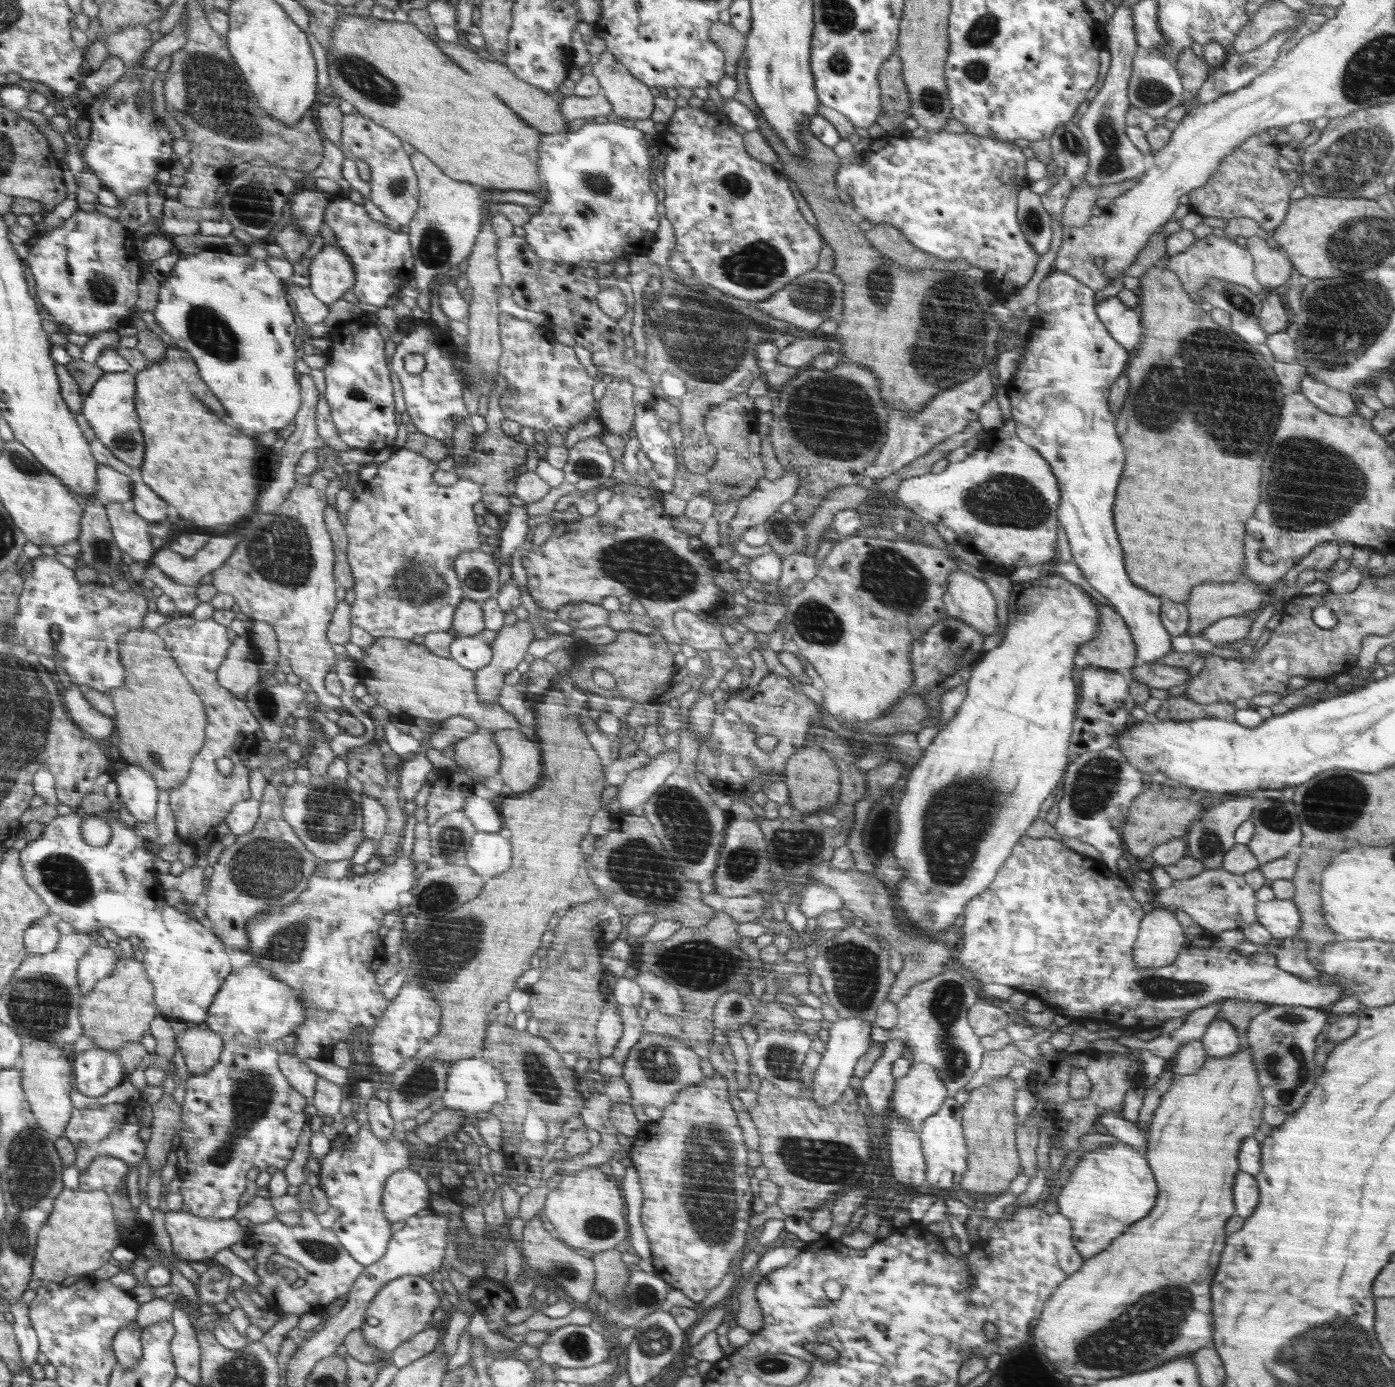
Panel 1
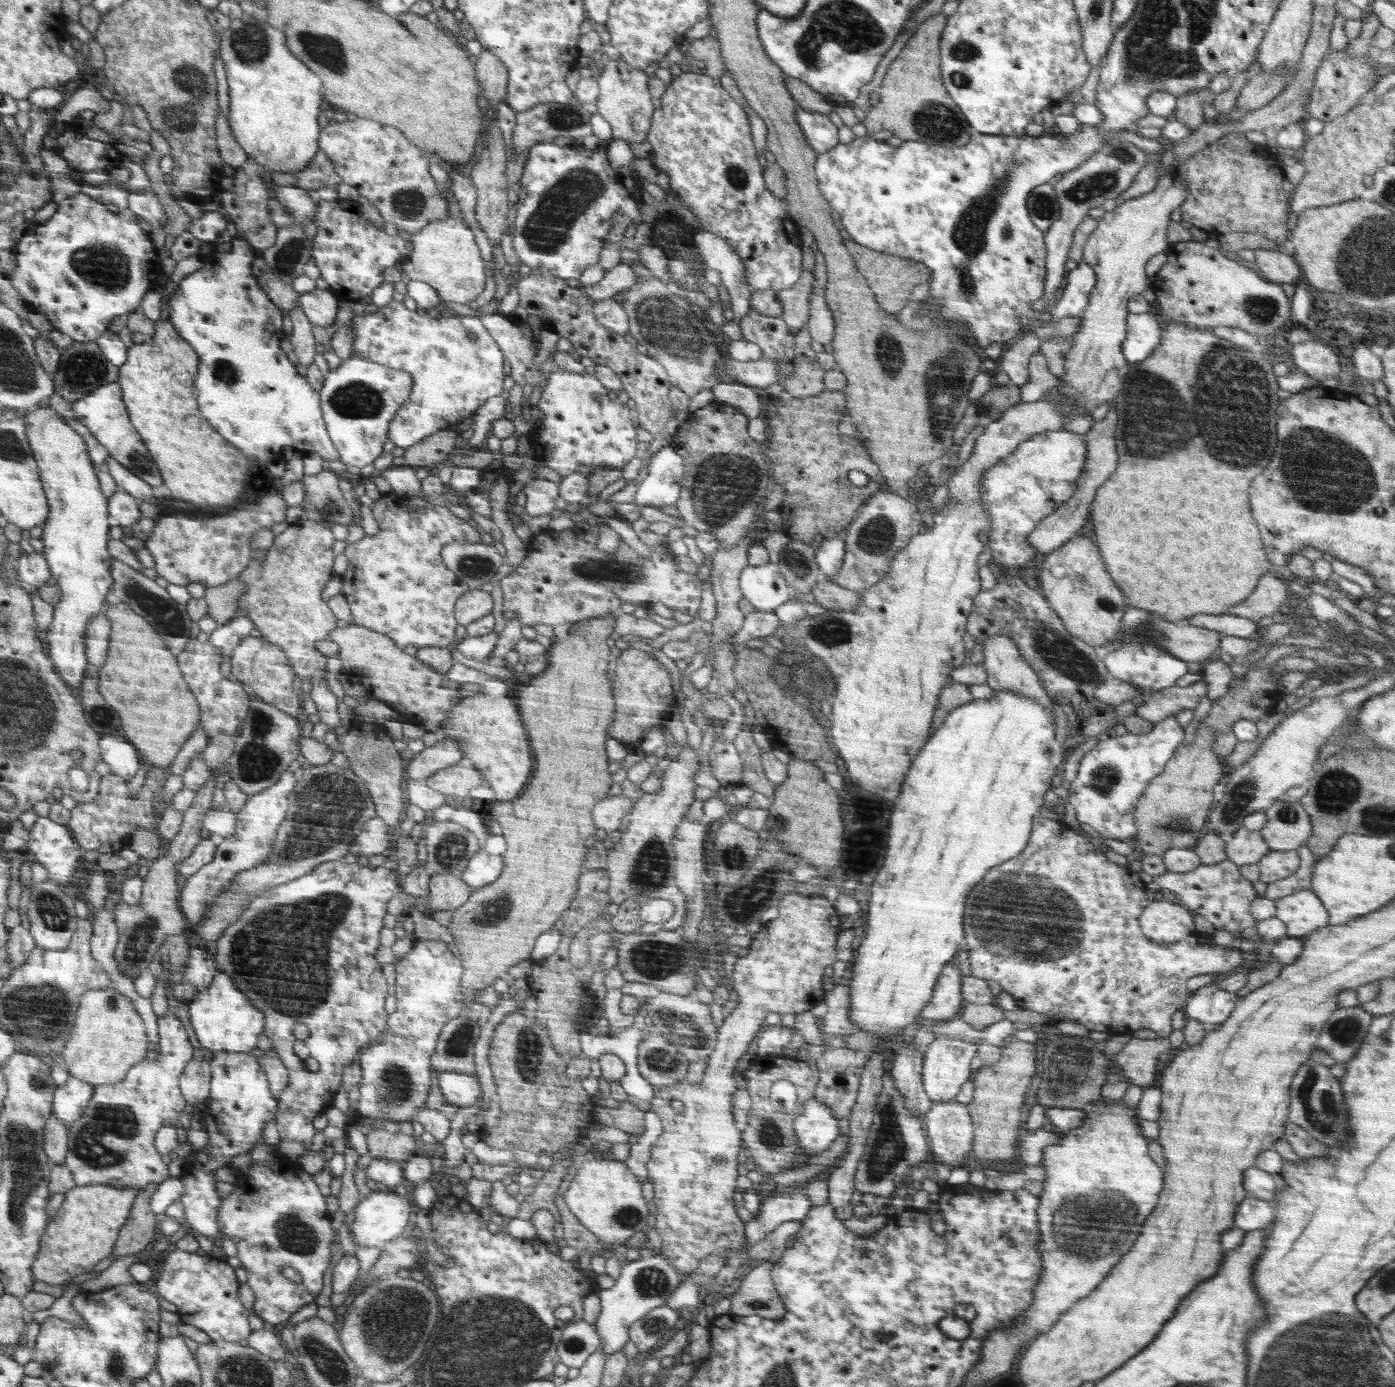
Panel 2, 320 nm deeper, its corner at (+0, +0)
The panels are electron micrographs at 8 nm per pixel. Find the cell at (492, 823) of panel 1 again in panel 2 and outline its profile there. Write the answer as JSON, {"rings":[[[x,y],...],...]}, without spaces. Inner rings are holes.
{"rings":[[[447,802],[440,808],[432,810],[429,814],[431,814],[433,822],[450,821],[465,826],[475,836],[478,836],[480,846],[484,846],[484,842],[488,838],[488,832],[484,830],[482,815],[473,808],[468,808],[465,804],[450,804],[450,802]]]}

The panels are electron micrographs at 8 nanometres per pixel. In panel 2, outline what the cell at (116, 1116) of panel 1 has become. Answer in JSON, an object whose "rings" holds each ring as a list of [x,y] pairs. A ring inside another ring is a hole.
{"rings":[[[182,983],[182,984],[178,984],[178,985],[174,985],[174,996],[175,996],[175,997],[176,997],[176,998],[177,998],[177,1000],[178,1000],[178,1001],[179,1001],[179,1002],[180,1002],[180,1003],[181,1003],[181,1005],[182,1005],[182,1009],[181,1009],[181,1011],[177,1011],[177,1012],[176,1012],[176,1011],[173,1011],[173,1012],[172,1012],[172,1011],[171,1011],[171,1012],[170,1012],[170,1014],[168,1014],[168,1015],[167,1015],[167,1016],[164,1016],[164,1017],[160,1017],[160,1018],[159,1018],[159,1028],[160,1028],[160,1042],[159,1042],[159,1044],[160,1044],[160,1049],[161,1049],[161,1052],[160,1052],[160,1054],[161,1054],[161,1055],[160,1055],[160,1056],[161,1056],[161,1057],[160,1057],[160,1058],[158,1058],[158,1059],[156,1059],[156,1058],[154,1058],[154,1057],[153,1057],[153,1056],[152,1056],[152,1055],[151,1055],[151,1056],[150,1056],[150,1057],[148,1057],[148,1058],[147,1058],[147,1059],[145,1059],[145,1060],[144,1060],[144,1061],[143,1061],[143,1062],[142,1062],[142,1063],[140,1063],[140,1064],[136,1064],[136,1066],[134,1066],[134,1068],[132,1068],[132,1071],[131,1071],[131,1072],[130,1072],[130,1075],[129,1075],[129,1076],[128,1076],[128,1077],[126,1077],[126,1080],[124,1080],[124,1082],[122,1082],[122,1083],[120,1083],[120,1084],[110,1084],[110,1085],[103,1085],[103,1086],[100,1086],[100,1087],[98,1087],[98,1088],[97,1088],[97,1091],[96,1091],[96,1092],[95,1092],[95,1093],[94,1093],[94,1096],[93,1096],[93,1099],[92,1099],[92,1100],[91,1100],[91,1103],[90,1103],[90,1106],[88,1106],[88,1108],[87,1108],[87,1109],[86,1109],[86,1112],[85,1112],[85,1113],[84,1113],[84,1116],[83,1116],[83,1117],[82,1117],[82,1118],[81,1118],[81,1119],[80,1119],[80,1120],[79,1120],[79,1121],[78,1121],[78,1122],[74,1122],[74,1123],[73,1123],[73,1126],[72,1126],[72,1127],[71,1127],[71,1128],[70,1128],[70,1131],[71,1131],[71,1140],[70,1140],[70,1145],[71,1145],[71,1148],[70,1148],[70,1155],[68,1155],[68,1158],[67,1158],[67,1165],[68,1165],[68,1166],[69,1166],[69,1167],[70,1167],[70,1170],[72,1170],[72,1172],[74,1172],[74,1178],[75,1178],[75,1179],[76,1179],[76,1182],[77,1182],[77,1183],[78,1183],[78,1187],[79,1187],[79,1186],[88,1186],[88,1185],[91,1185],[91,1184],[107,1184],[107,1185],[110,1185],[110,1184],[112,1184],[112,1182],[114,1182],[114,1181],[115,1181],[115,1180],[122,1180],[122,1181],[123,1181],[123,1182],[124,1182],[124,1183],[125,1183],[125,1184],[126,1184],[126,1186],[128,1186],[128,1187],[132,1187],[132,1188],[143,1188],[143,1190],[144,1190],[144,1189],[147,1189],[147,1188],[148,1188],[148,1187],[149,1187],[149,1186],[150,1186],[150,1185],[151,1185],[151,1184],[152,1184],[152,1183],[156,1183],[156,1182],[158,1182],[158,1183],[161,1183],[161,1182],[164,1182],[164,1181],[165,1181],[165,1180],[168,1180],[168,1179],[169,1179],[169,1178],[170,1178],[170,1177],[171,1177],[171,1174],[170,1174],[170,1167],[169,1167],[169,1164],[166,1164],[166,1162],[164,1162],[164,1158],[162,1158],[162,1152],[159,1152],[159,1151],[158,1151],[158,1144],[156,1144],[156,1142],[158,1142],[158,1134],[159,1134],[159,1133],[160,1133],[160,1130],[162,1130],[162,1128],[164,1128],[164,1127],[165,1127],[165,1126],[172,1126],[172,1125],[177,1125],[177,1124],[178,1124],[178,1122],[179,1122],[179,1120],[180,1120],[180,1116],[182,1116],[182,1112],[184,1112],[184,1108],[190,1108],[190,1104],[186,1104],[186,1097],[185,1097],[185,1094],[184,1094],[184,1093],[183,1093],[183,1090],[182,1090],[182,1087],[181,1087],[181,1080],[180,1080],[180,1079],[181,1079],[181,1077],[182,1077],[182,1076],[183,1076],[183,1075],[185,1075],[185,1073],[186,1073],[186,1065],[188,1065],[188,1064],[190,1064],[190,1060],[192,1060],[192,1054],[194,1054],[194,1050],[192,1050],[192,1044],[190,1044],[190,1042],[188,1042],[188,1034],[186,1034],[186,1024],[184,1024],[184,1022],[182,1022],[182,1020],[180,1020],[180,1018],[178,1018],[178,1016],[176,1016],[176,1015],[177,1015],[177,1014],[178,1014],[178,1013],[179,1013],[179,1012],[182,1012],[182,1011],[184,1011],[184,1008],[185,1008],[185,1007],[186,1007],[186,1006],[188,1006],[188,1005],[189,1005],[189,1004],[190,1004],[190,1002],[192,1002],[192,1001],[193,1001],[193,1000],[194,1000],[194,997],[196,997],[196,994],[197,994],[197,990],[196,990],[196,989],[195,989],[195,988],[194,988],[194,987],[193,987],[193,986],[192,986],[192,985],[191,985],[191,984],[190,984],[190,983]]]}

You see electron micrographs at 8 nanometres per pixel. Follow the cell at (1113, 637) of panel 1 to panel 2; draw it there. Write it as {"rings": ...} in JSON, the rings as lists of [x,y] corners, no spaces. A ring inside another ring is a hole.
{"rings":[[[1076,537],[1044,555],[1040,564],[1039,591],[1058,612],[1065,627],[1091,647],[1106,646],[1110,641],[1116,640],[1125,615],[1125,600],[1106,572],[1097,544],[1090,538]]]}

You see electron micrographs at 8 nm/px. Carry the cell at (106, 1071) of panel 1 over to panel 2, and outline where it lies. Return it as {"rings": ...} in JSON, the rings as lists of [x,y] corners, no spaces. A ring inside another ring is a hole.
{"rings":[[[70,1076],[69,1082],[57,1090],[53,1112],[71,1128],[84,1116],[96,1091],[94,1085]]]}

